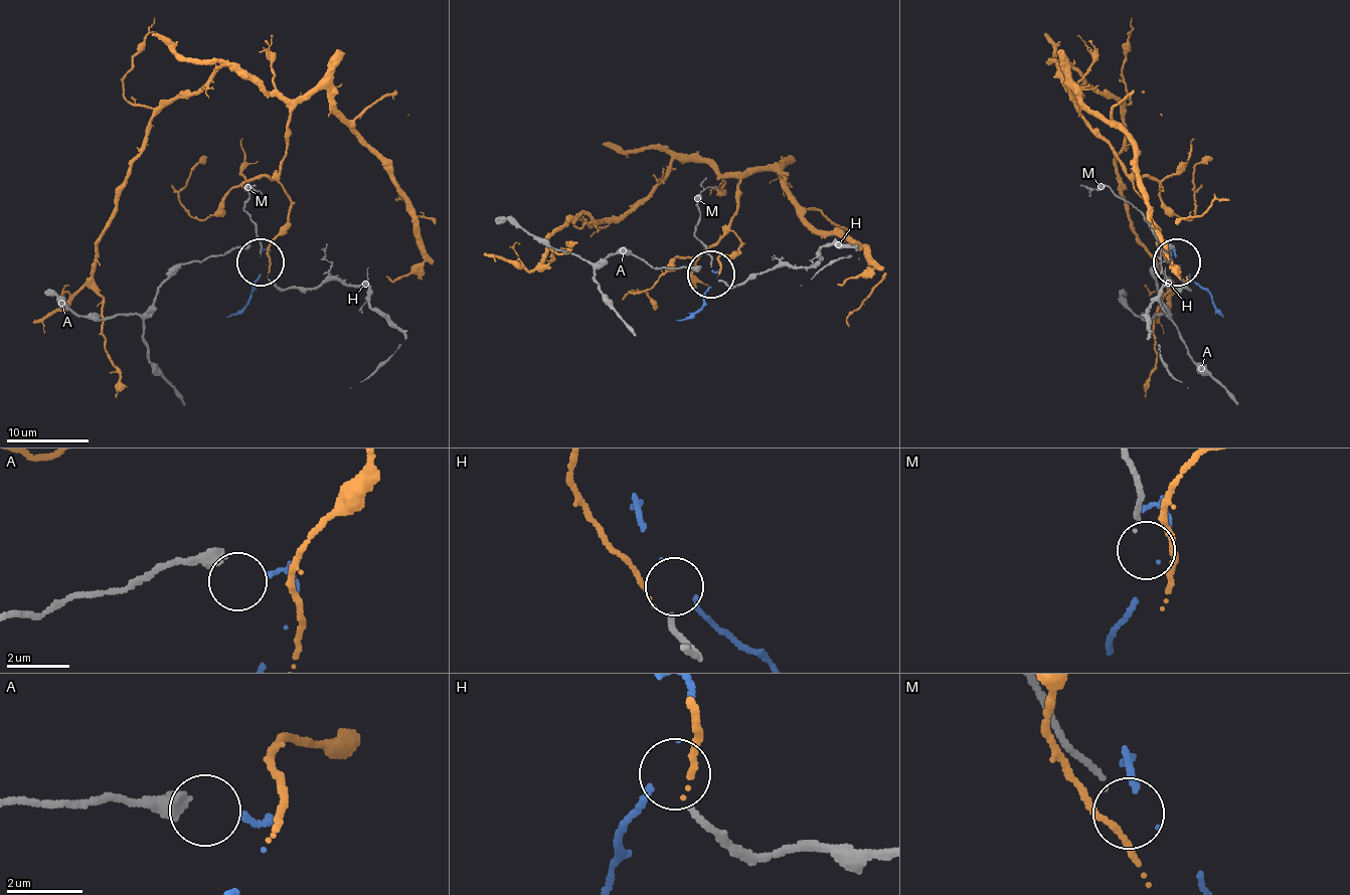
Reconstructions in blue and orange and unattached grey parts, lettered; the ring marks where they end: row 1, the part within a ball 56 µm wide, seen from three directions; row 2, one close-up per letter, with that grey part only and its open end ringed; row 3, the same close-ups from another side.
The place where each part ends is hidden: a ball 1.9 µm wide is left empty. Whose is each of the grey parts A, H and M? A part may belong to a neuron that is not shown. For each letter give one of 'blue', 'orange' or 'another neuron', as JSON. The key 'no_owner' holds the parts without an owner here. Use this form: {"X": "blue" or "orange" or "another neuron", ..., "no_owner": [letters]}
{"A": "another neuron", "H": "blue", "M": "another neuron", "no_owner": ["A", "M"]}

